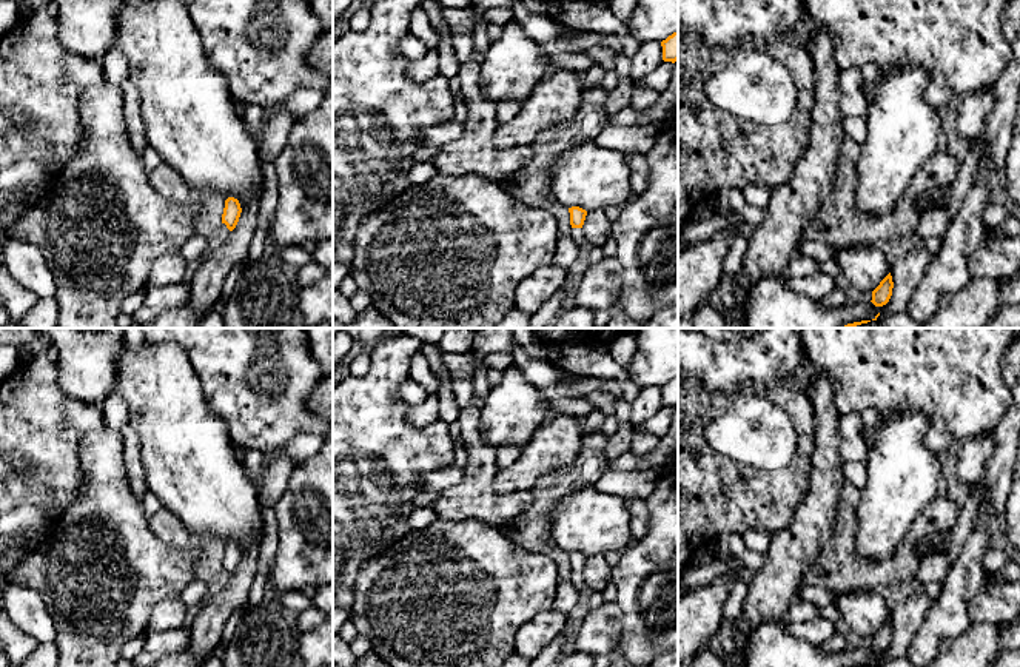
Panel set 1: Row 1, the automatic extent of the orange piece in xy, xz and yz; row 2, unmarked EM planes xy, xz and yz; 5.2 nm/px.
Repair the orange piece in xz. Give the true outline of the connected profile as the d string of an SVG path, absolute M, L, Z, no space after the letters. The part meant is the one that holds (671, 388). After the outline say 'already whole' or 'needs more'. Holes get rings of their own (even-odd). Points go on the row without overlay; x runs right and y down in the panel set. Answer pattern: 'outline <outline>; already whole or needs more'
outline M678 376L661 387L663 405L675 408L678 405Z; already whole

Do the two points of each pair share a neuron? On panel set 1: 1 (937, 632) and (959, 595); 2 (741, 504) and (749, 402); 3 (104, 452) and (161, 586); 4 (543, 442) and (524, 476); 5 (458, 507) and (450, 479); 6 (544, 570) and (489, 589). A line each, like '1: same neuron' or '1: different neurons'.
1: same neuron
2: different neurons
3: same neuron
4: same neuron
5: different neurons
6: same neuron

